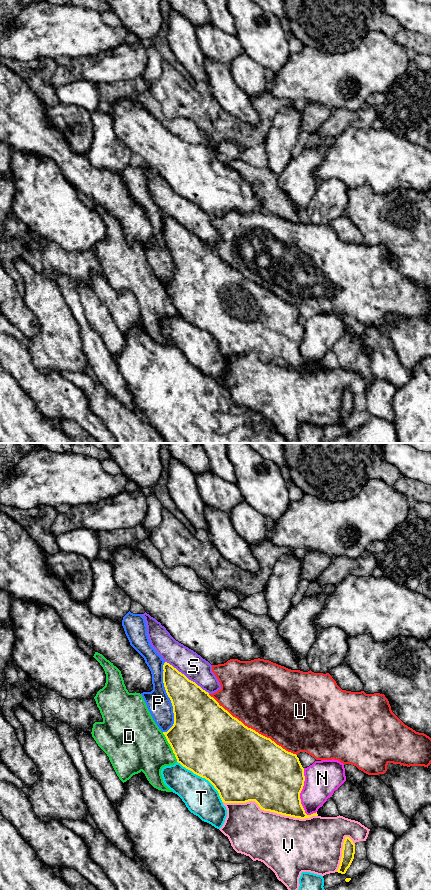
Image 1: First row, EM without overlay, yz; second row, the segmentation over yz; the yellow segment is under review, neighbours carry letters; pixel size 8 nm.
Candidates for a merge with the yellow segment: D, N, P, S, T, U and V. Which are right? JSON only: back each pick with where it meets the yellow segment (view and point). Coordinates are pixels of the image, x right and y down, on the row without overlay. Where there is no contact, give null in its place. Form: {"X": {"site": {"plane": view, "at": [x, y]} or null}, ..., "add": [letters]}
{"S": {"site": {"plane": "yz", "at": [186, 229]}}, "add": ["S"]}

